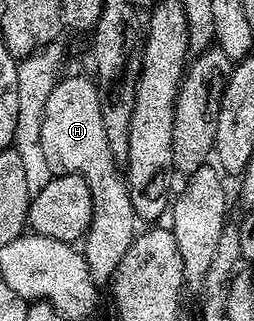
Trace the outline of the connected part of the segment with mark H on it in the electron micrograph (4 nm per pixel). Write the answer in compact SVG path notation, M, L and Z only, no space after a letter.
M62 77L51 96L47 96L41 125L40 157L46 166L53 162L53 166L61 166L61 174L78 174L89 185L93 197L93 216L81 251L94 281L97 284L108 283L119 260L123 260L127 248L131 248L139 233L139 219L119 164L111 156L111 144L107 144L103 112L99 112L97 83L92 77Z

